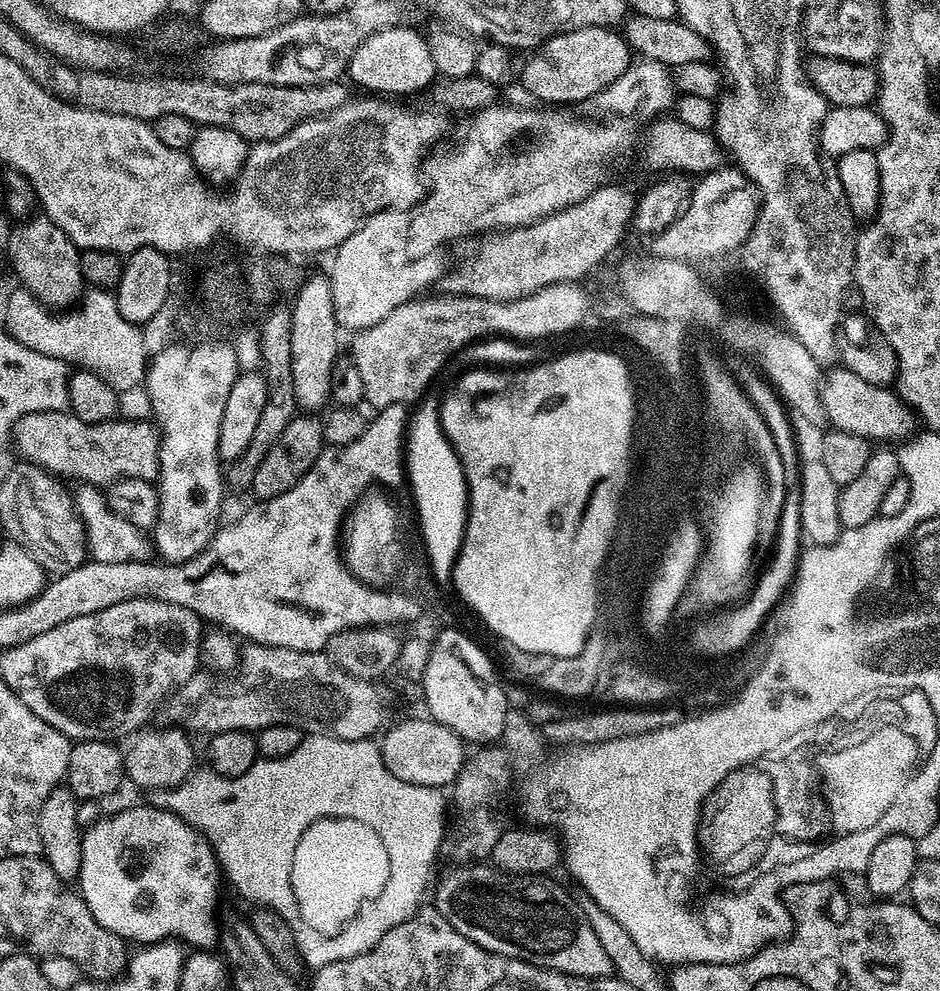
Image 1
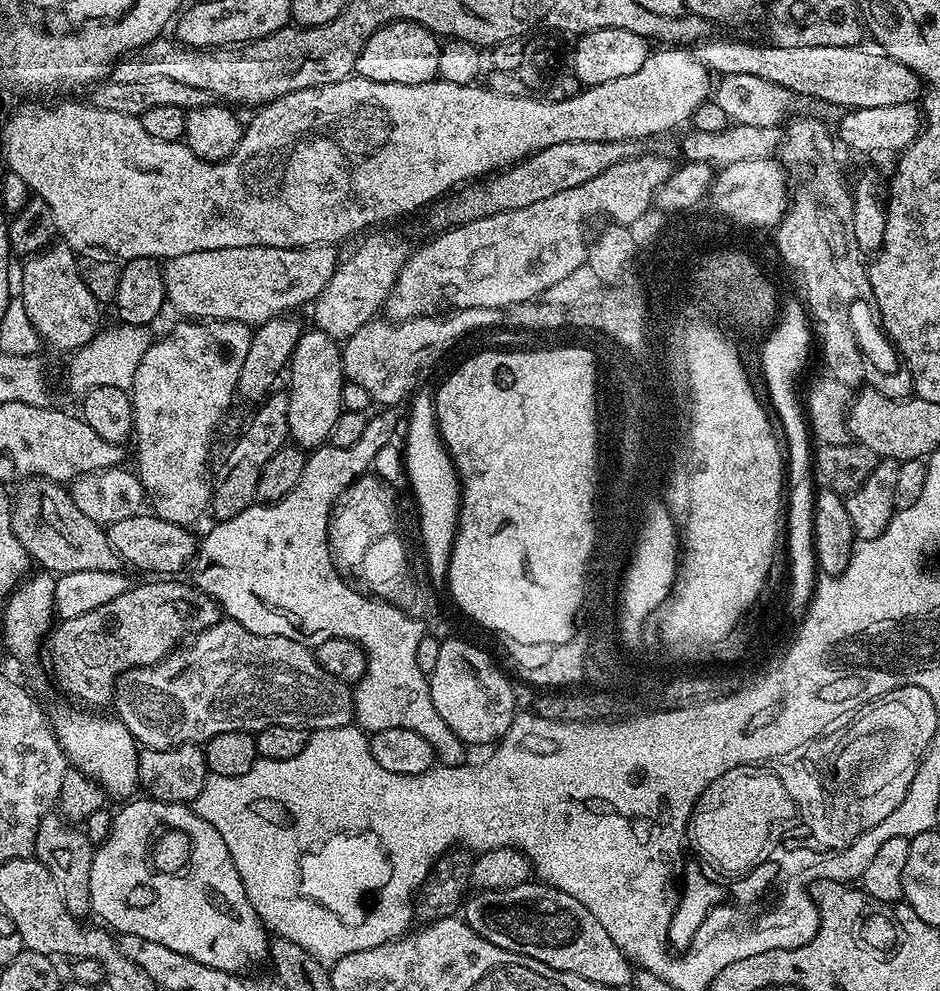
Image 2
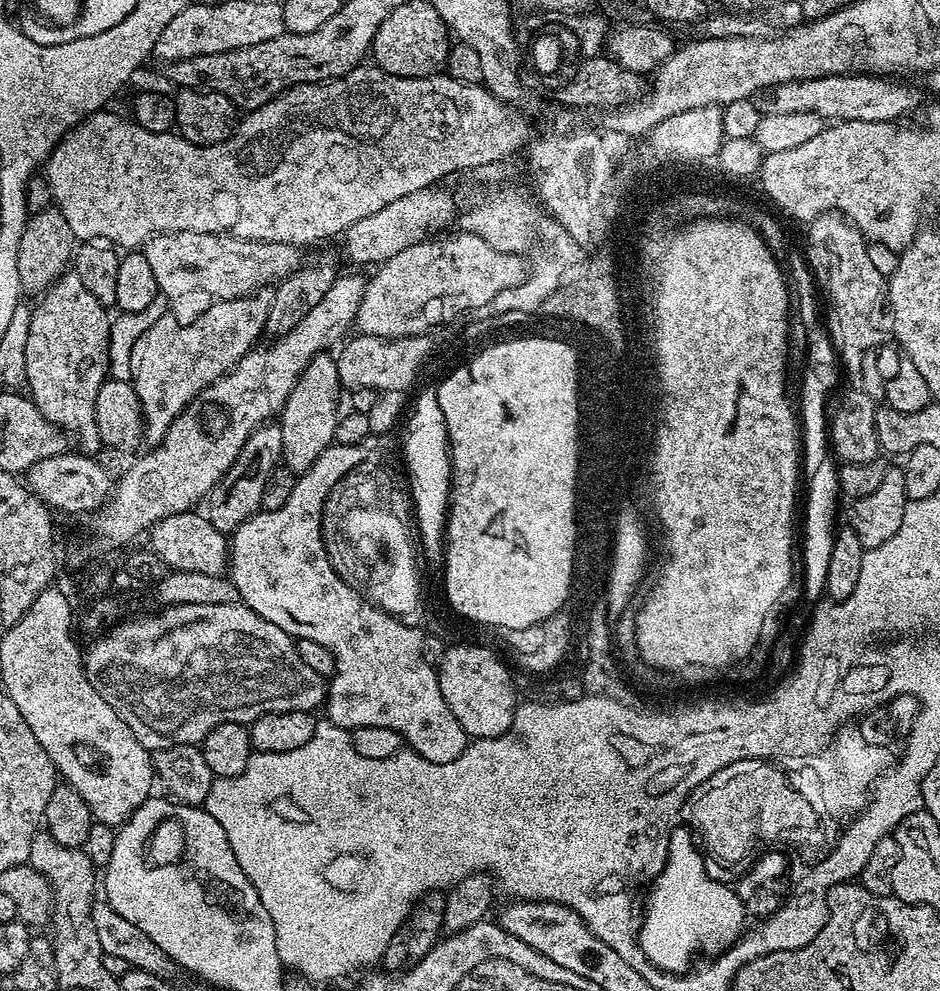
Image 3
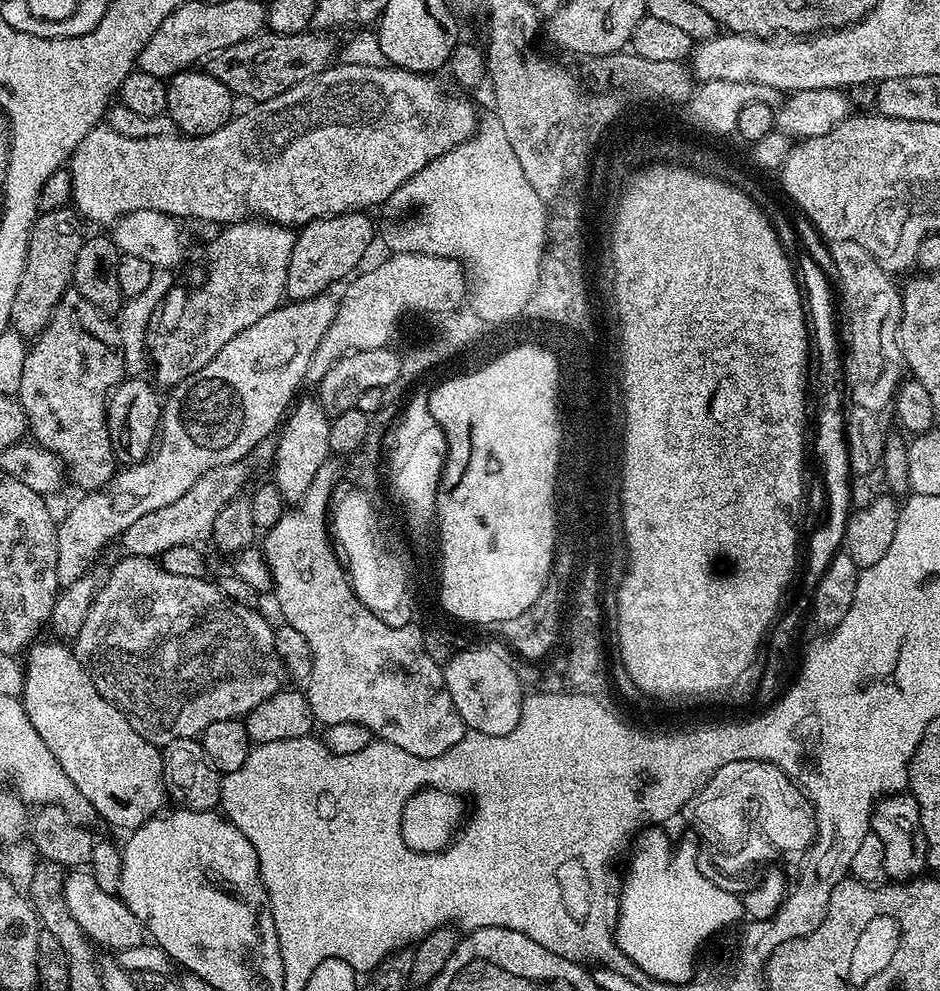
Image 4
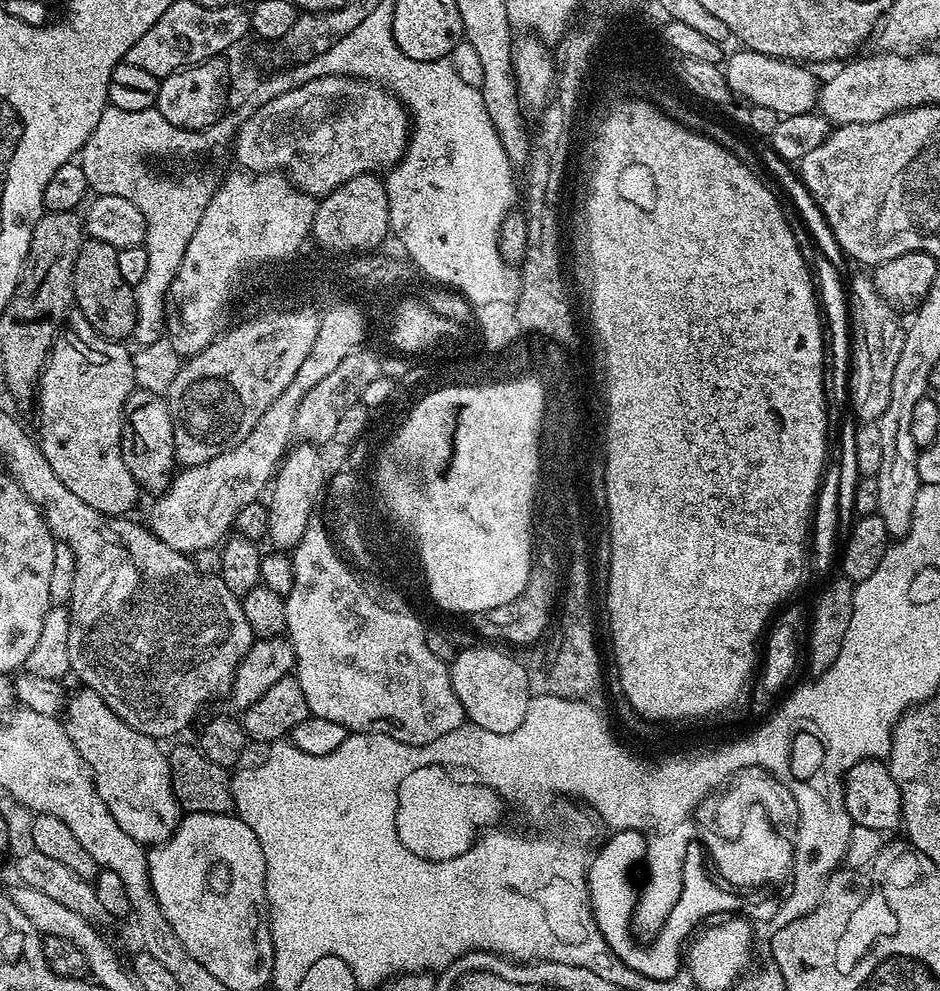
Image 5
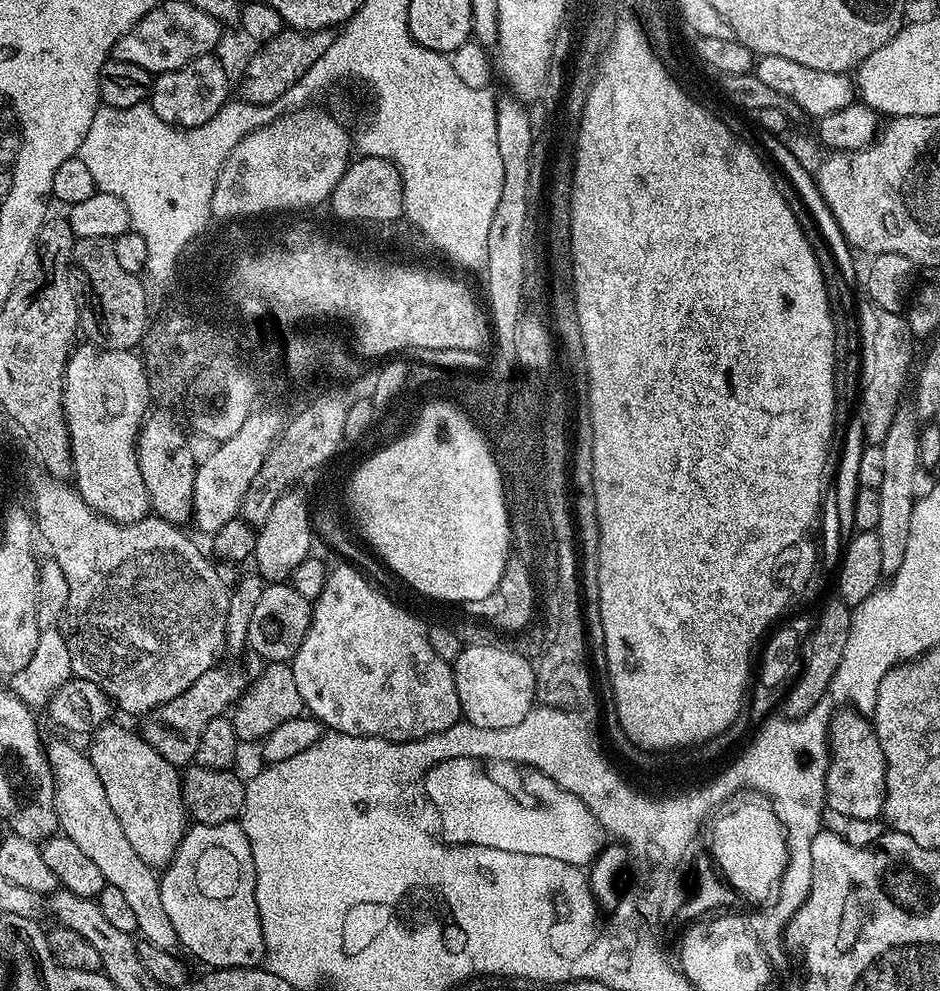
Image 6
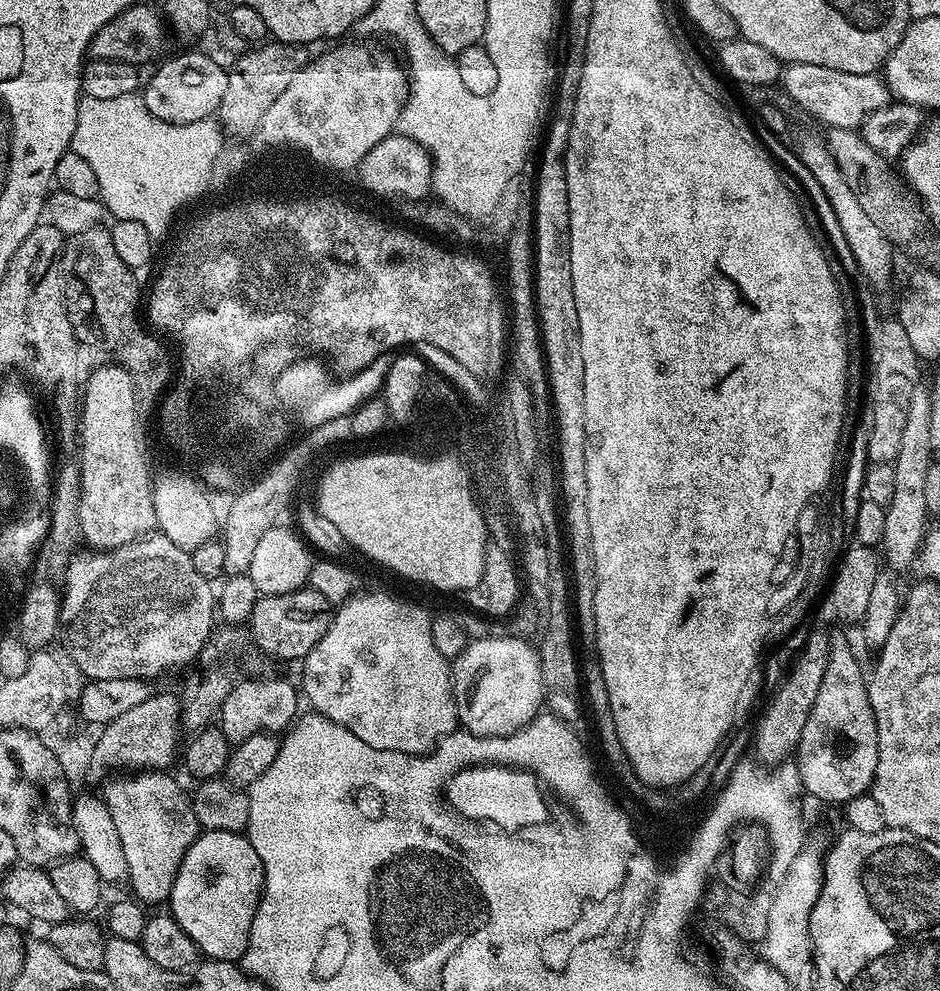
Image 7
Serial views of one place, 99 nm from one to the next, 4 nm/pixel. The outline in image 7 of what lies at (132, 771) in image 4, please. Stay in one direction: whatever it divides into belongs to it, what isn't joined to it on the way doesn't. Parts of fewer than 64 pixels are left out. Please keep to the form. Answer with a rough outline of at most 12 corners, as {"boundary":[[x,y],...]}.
{"boundary":[[164,770],[102,791],[145,906],[163,905],[202,829]]}

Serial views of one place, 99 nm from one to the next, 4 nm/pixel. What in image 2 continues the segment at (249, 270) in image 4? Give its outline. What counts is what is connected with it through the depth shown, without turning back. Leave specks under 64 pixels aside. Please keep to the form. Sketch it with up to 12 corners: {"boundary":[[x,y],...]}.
{"boundary":[[176,328],[130,389],[150,508],[192,526],[253,329]]}

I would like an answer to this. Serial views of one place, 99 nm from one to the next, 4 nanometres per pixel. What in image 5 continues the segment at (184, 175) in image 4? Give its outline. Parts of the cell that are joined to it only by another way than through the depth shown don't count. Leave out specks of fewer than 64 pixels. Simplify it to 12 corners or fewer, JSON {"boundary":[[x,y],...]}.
{"boundary":[[323,76],[255,109],[245,169],[323,198],[391,169],[408,109]]}

